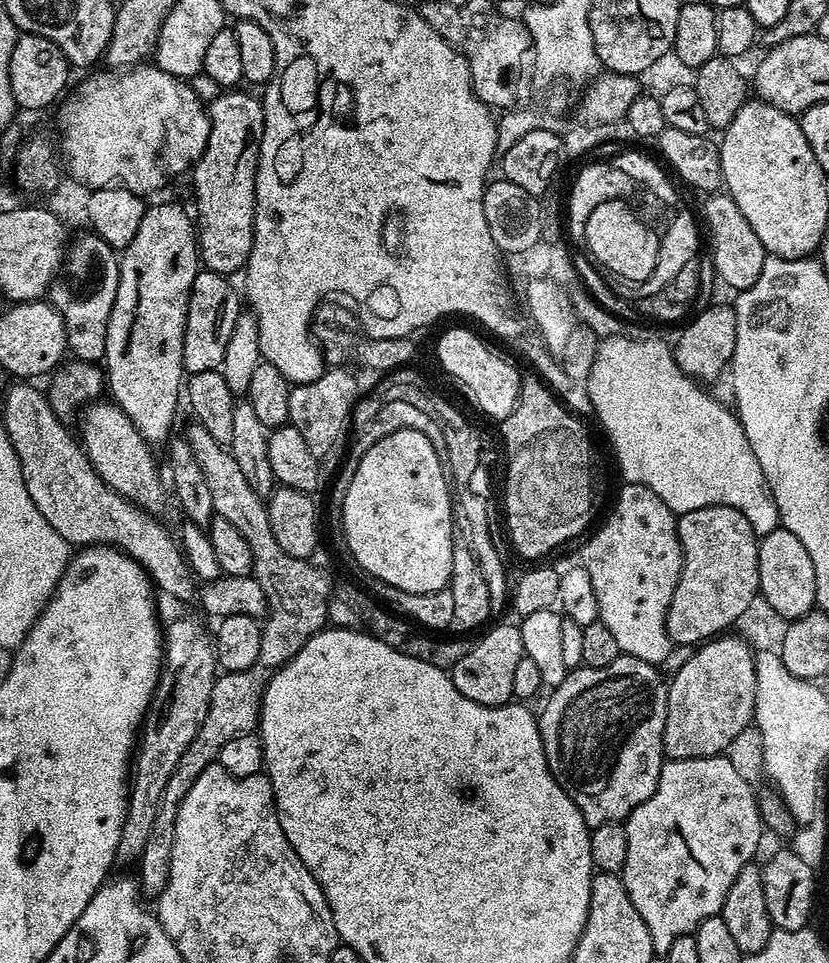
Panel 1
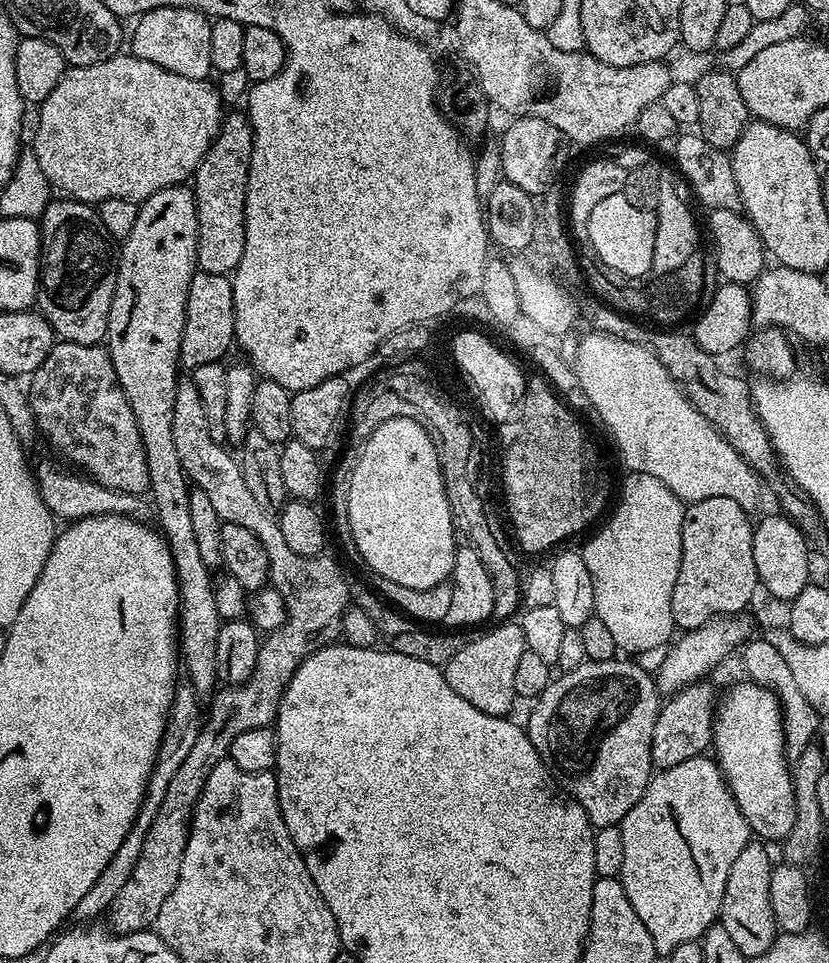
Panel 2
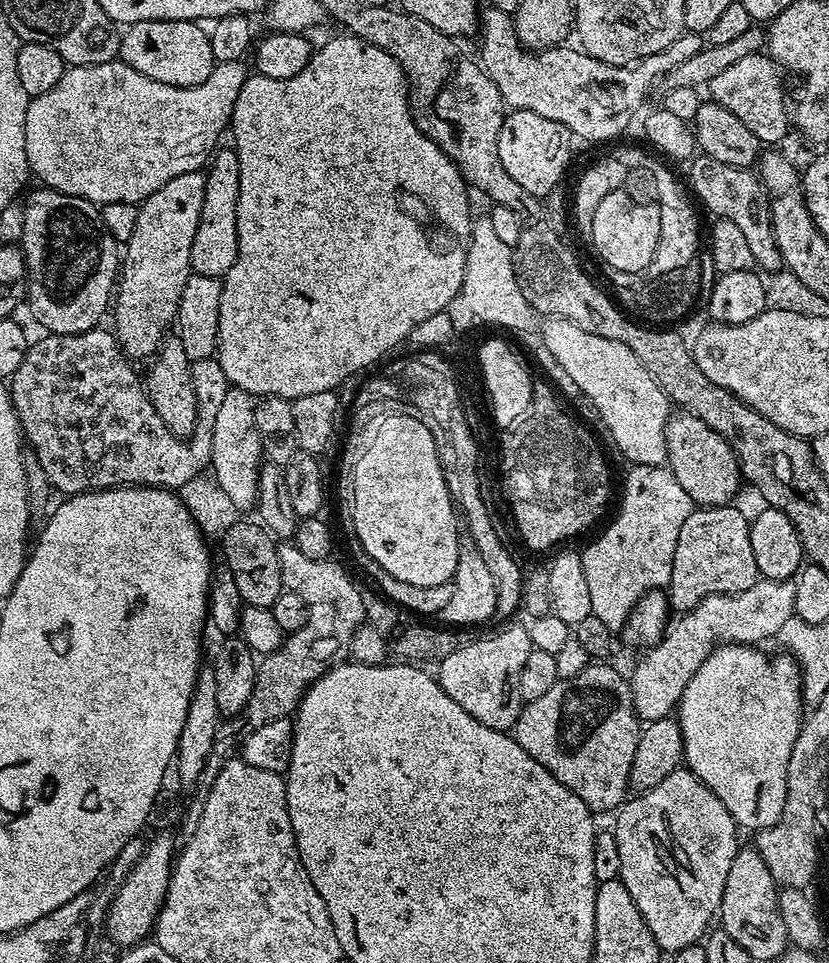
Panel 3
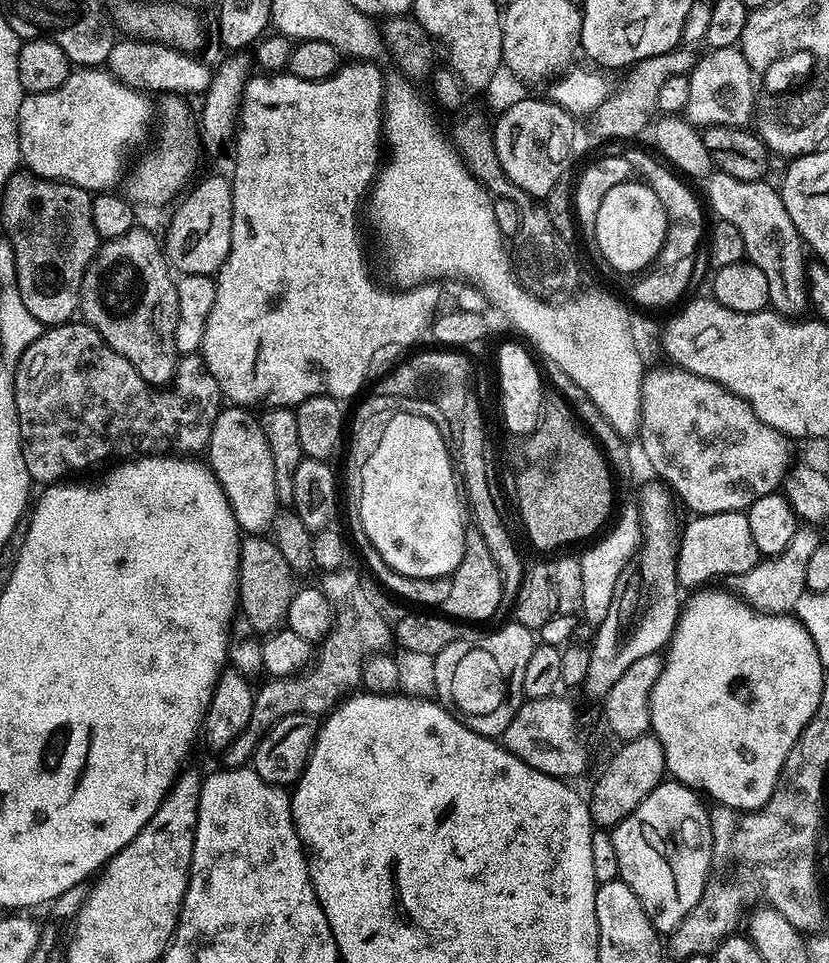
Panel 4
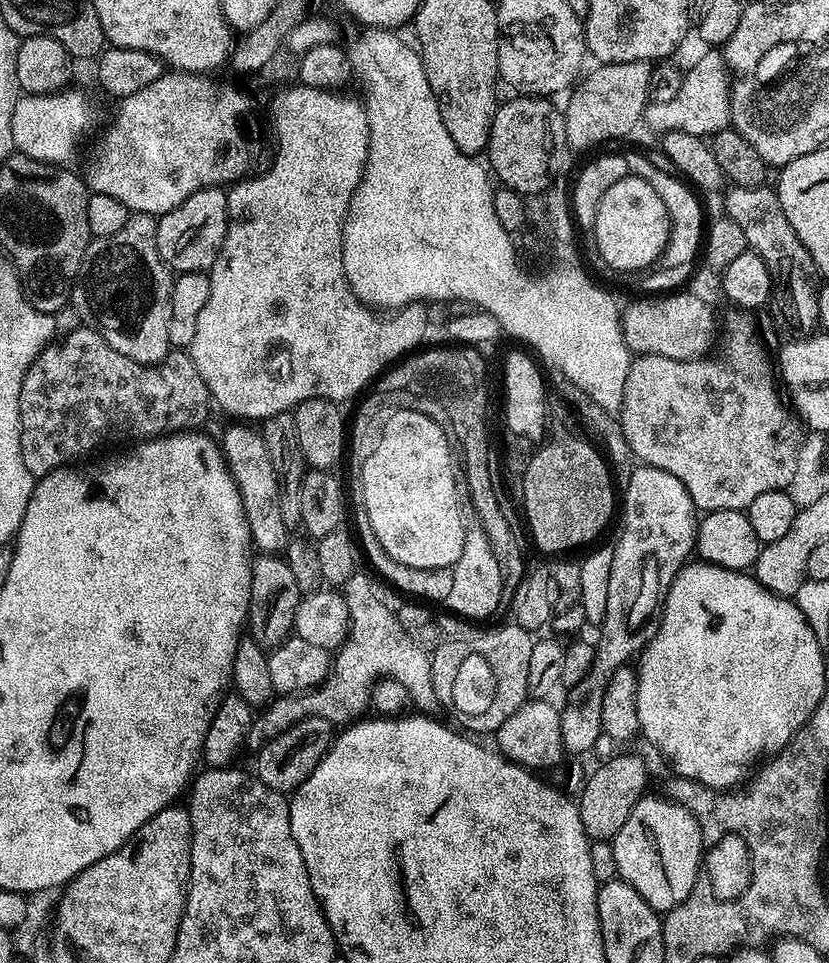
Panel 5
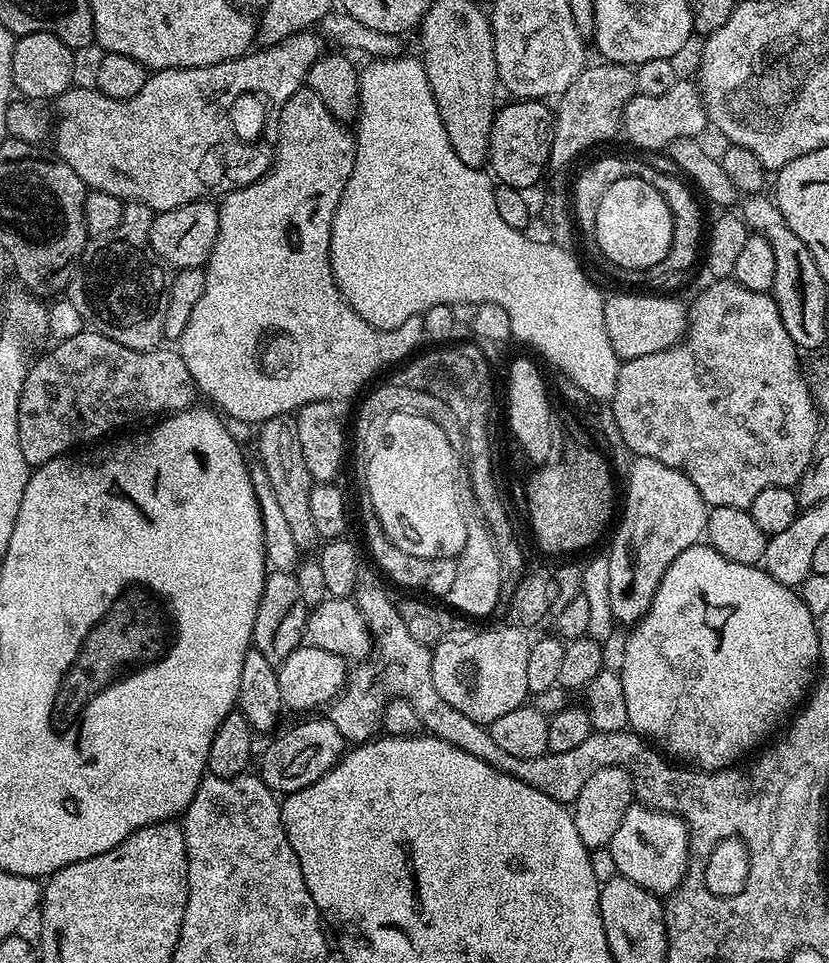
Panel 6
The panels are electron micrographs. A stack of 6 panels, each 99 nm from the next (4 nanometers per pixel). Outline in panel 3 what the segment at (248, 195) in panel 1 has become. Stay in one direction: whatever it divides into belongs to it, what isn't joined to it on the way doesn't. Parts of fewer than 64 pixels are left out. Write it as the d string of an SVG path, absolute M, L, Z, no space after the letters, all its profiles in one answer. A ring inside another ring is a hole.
M231 147L223 148L211 157L210 167L206 172L202 214L198 218L198 230L194 234L194 246L190 250L193 273L217 278L223 278L228 273L238 254L238 154Z

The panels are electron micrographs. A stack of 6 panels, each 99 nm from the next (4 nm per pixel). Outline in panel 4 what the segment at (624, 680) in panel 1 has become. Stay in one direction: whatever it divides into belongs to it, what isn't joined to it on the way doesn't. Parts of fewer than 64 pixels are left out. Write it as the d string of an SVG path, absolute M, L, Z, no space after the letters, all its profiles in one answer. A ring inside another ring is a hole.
M563 694L538 698L537 700L525 699L518 714L514 714L510 726L506 726L502 743L514 755L522 758L522 762L526 762L526 766L534 766L534 770L542 770L551 776L572 778L568 776L580 776L588 768L588 748L584 745L583 738L580 737L579 726L576 725L576 708Z

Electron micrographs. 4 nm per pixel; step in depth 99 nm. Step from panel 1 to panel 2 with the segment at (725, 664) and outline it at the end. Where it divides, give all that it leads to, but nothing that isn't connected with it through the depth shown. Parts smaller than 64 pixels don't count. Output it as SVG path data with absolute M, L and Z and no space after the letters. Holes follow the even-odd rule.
M697 682L681 692L669 695L661 703L658 722L654 722L654 742L652 762L657 769L678 766L686 758L703 756L709 751L712 742L712 721L718 703L718 692L708 682Z

